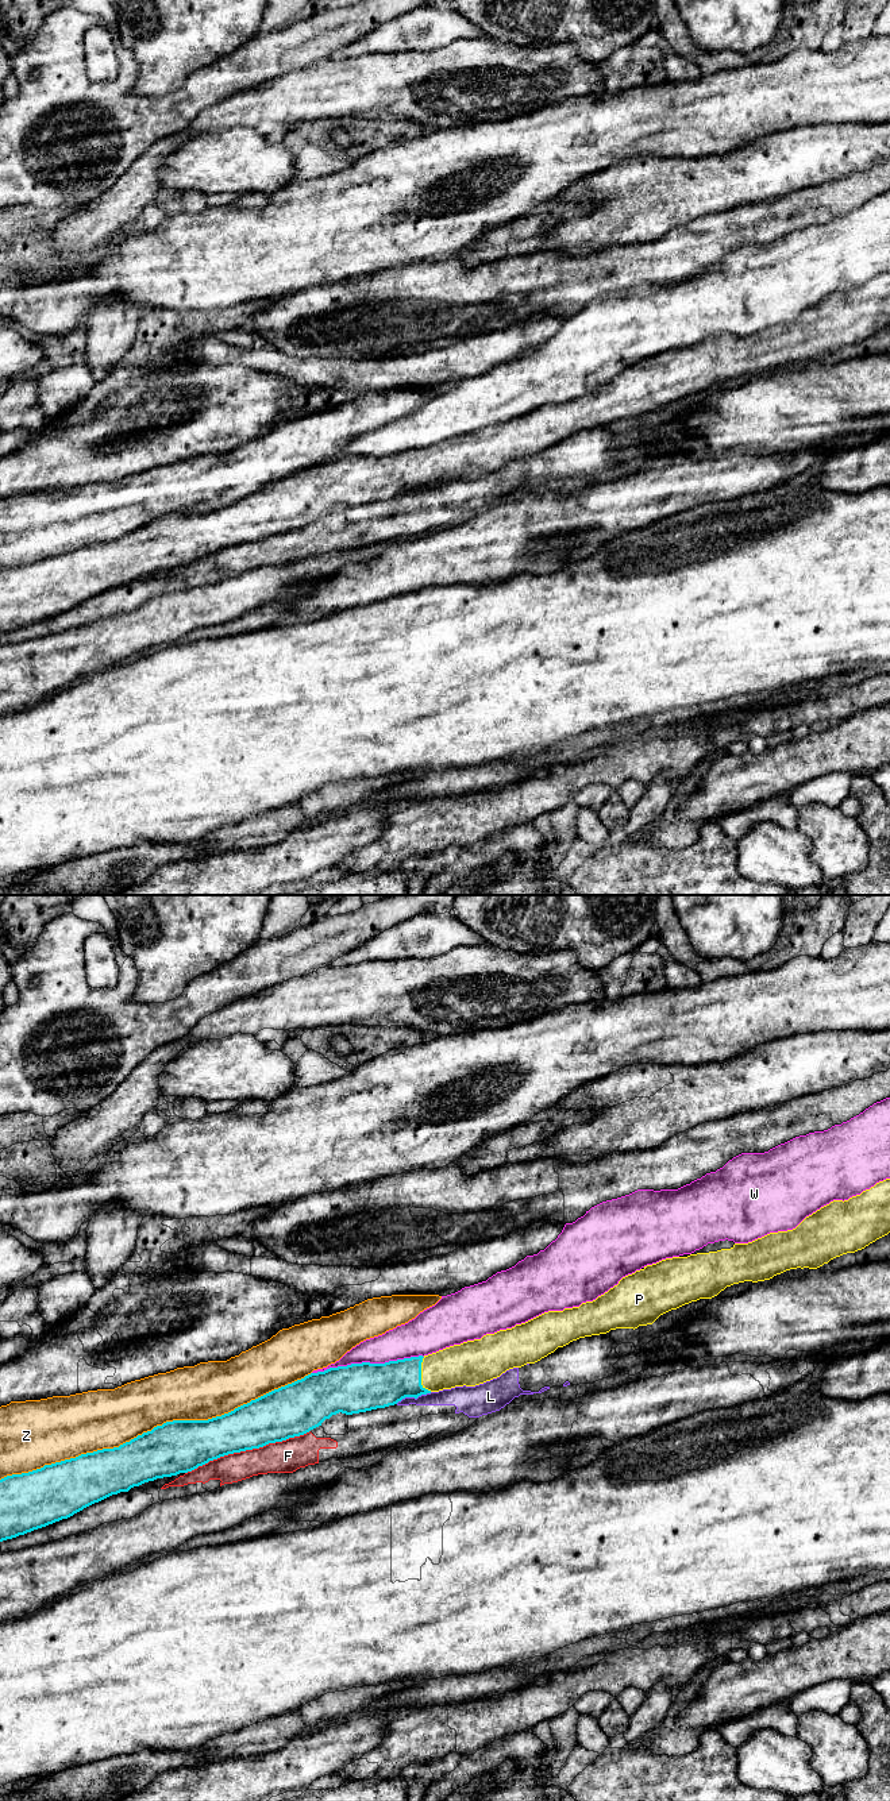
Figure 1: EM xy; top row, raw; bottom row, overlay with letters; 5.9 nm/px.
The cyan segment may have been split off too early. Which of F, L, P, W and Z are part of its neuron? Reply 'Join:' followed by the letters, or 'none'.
Join: P

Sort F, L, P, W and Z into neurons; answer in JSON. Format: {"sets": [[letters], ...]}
{"sets": [["F", "L"], ["P"], ["W"], ["Z"]]}

